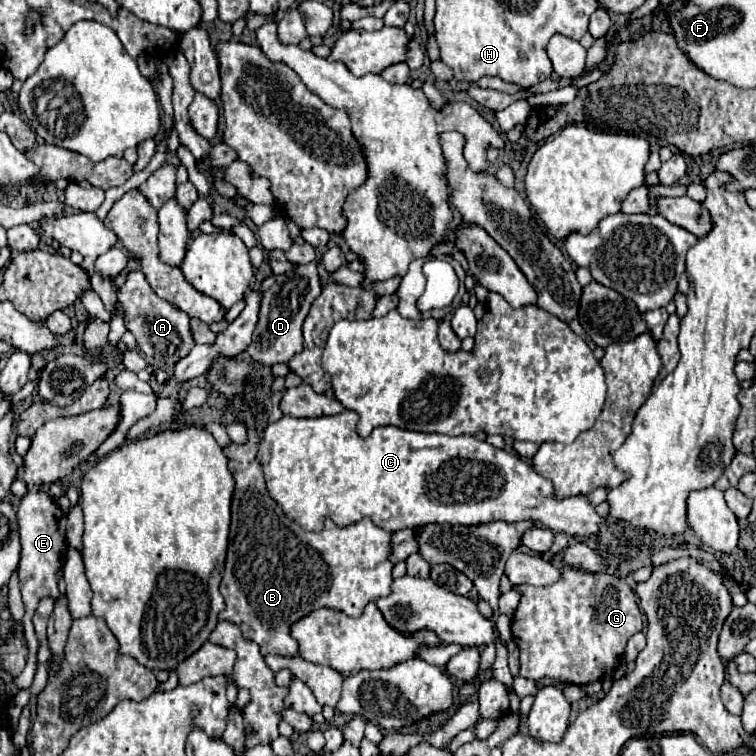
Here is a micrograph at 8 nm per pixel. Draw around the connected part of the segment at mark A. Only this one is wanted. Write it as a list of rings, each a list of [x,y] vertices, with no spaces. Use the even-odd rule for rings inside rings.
[[[130,270],[124,276],[124,284],[118,288],[118,302],[124,308],[124,324],[126,328],[136,336],[138,348],[154,358],[158,366],[164,366],[168,370],[174,368],[174,364],[184,358],[192,346],[196,344],[190,330],[190,316],[184,314],[180,308],[172,306],[170,302],[164,302],[146,282],[144,274],[140,270]]]

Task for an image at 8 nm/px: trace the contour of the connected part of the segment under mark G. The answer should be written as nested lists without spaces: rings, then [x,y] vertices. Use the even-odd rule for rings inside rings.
[[[564,566],[562,578],[552,586],[536,588],[520,584],[512,588],[520,592],[520,602],[512,616],[512,634],[520,648],[520,676],[530,680],[548,677],[576,686],[602,680],[604,670],[610,672],[620,666],[628,638],[642,630],[642,612],[638,608],[636,594],[622,578],[612,574],[592,574]]]

